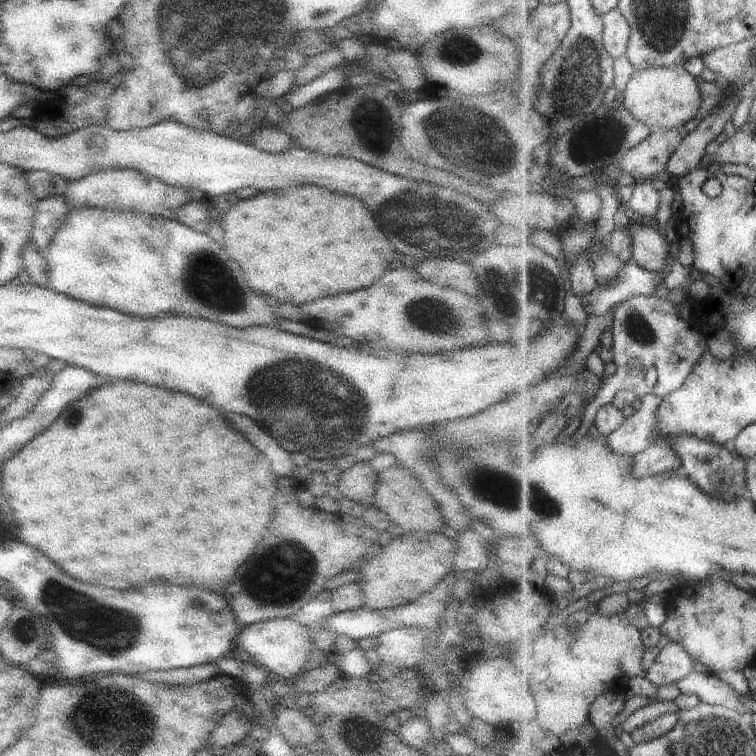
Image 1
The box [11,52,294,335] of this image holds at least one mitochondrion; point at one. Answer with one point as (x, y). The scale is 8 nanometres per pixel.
(208, 280)

